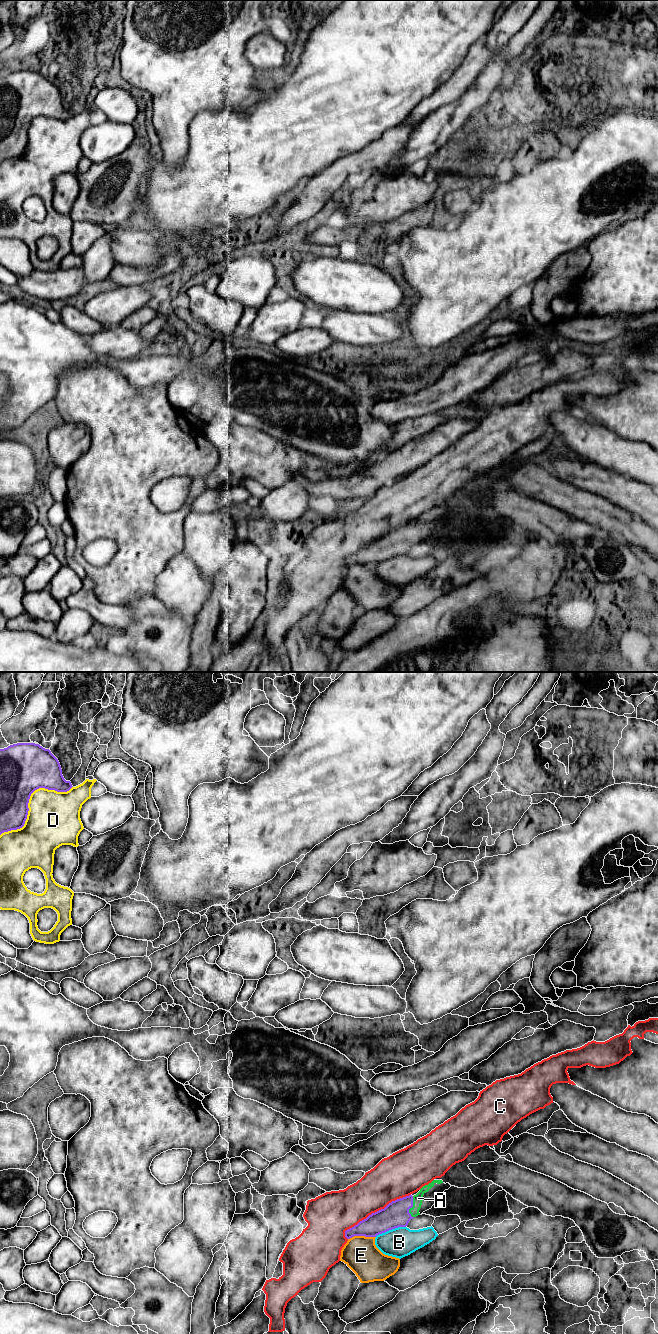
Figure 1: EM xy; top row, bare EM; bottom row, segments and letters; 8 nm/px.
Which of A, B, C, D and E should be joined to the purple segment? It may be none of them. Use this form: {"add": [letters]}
{"add": ["A"]}

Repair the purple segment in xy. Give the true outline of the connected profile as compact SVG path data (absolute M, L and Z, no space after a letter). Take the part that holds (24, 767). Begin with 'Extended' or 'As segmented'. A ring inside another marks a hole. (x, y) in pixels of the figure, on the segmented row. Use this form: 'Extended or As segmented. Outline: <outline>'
As segmented. Outline: M17 743L0 749L0 835L24 826L29 811L29 799L35 790L45 788L57 792L67 792L72 787L71 782L64 779L60 763L49 749L35 743Z

